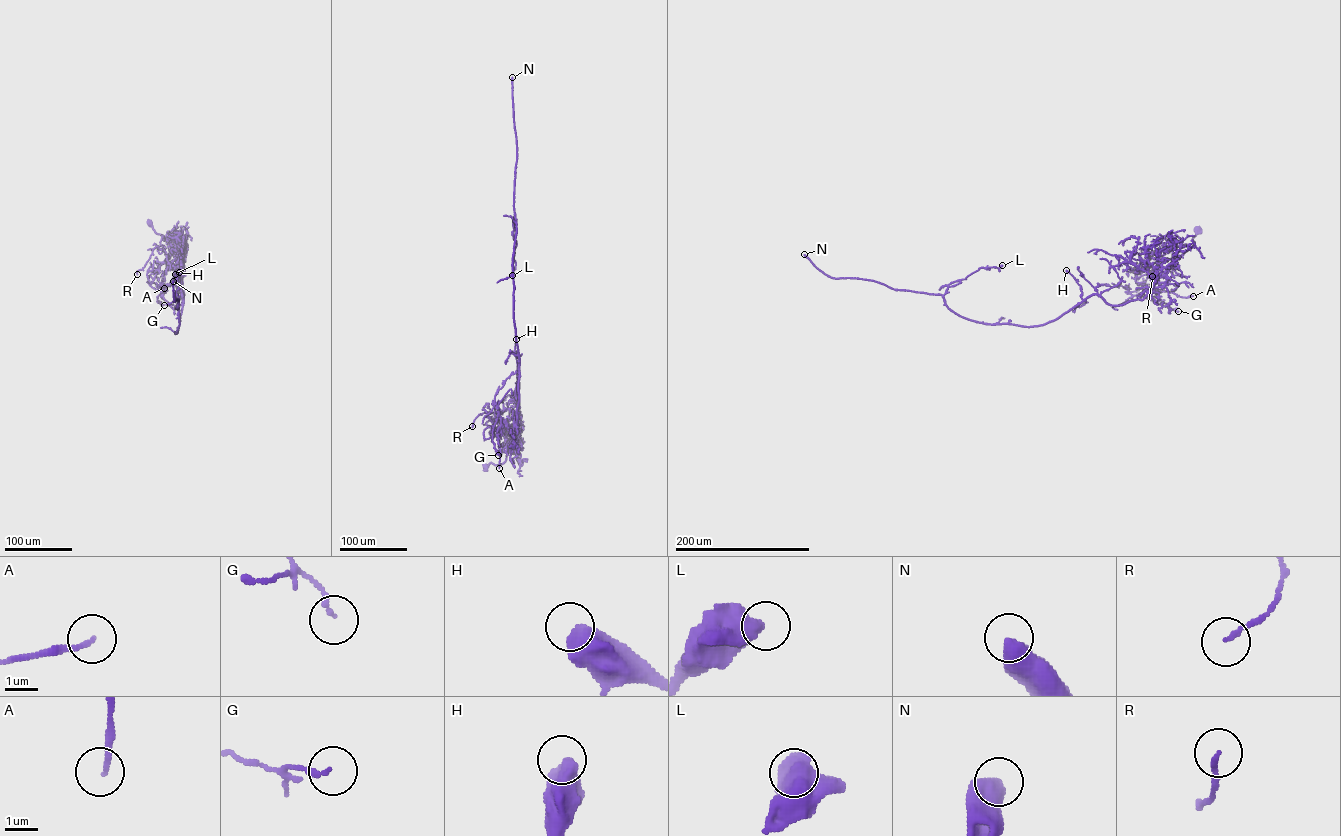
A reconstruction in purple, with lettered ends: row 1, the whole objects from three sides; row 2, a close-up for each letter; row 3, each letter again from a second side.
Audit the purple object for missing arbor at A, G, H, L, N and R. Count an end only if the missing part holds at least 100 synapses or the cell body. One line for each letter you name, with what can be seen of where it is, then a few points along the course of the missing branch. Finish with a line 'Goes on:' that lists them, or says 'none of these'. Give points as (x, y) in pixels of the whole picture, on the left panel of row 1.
N: at (173, 281); missing branch runs (173, 281), (171, 257), (158, 219), (150, 223), (126, 220), (118, 234)
Goes on: N

